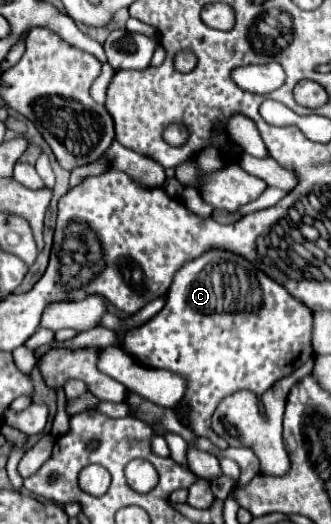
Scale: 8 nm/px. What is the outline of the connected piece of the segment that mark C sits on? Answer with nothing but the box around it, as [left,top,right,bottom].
[124,248,312,448]

